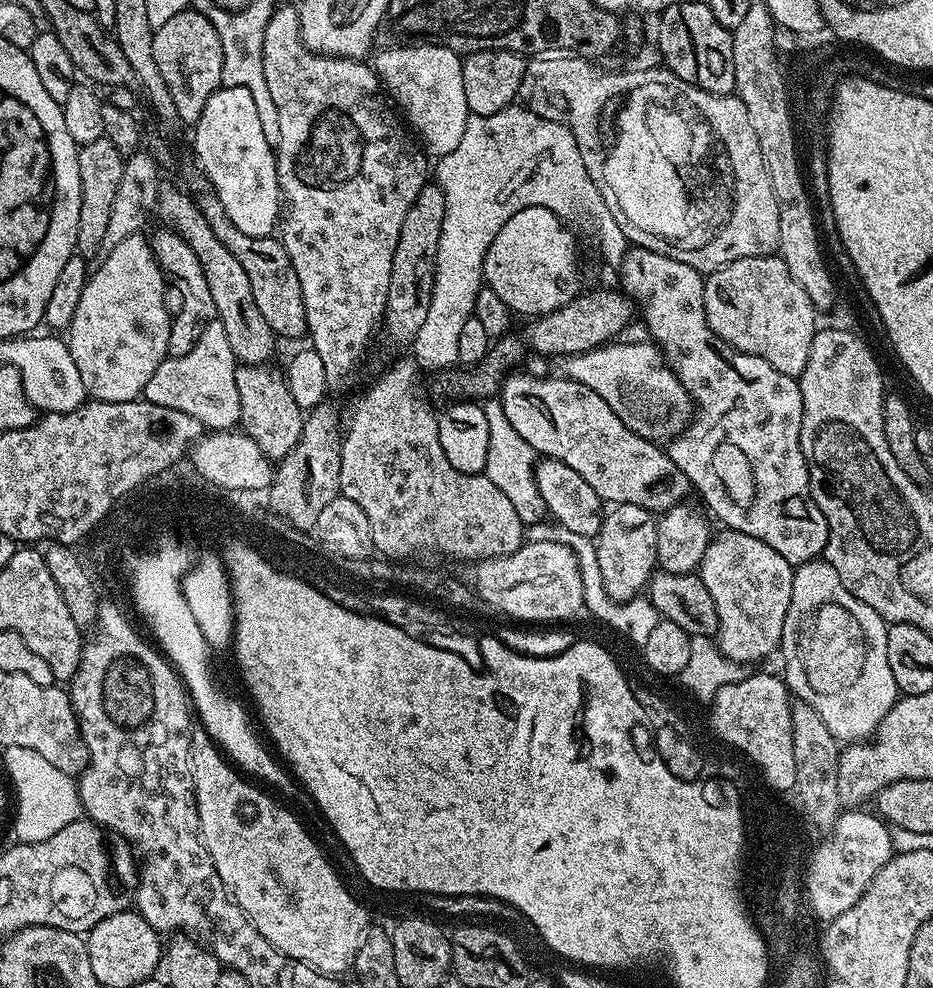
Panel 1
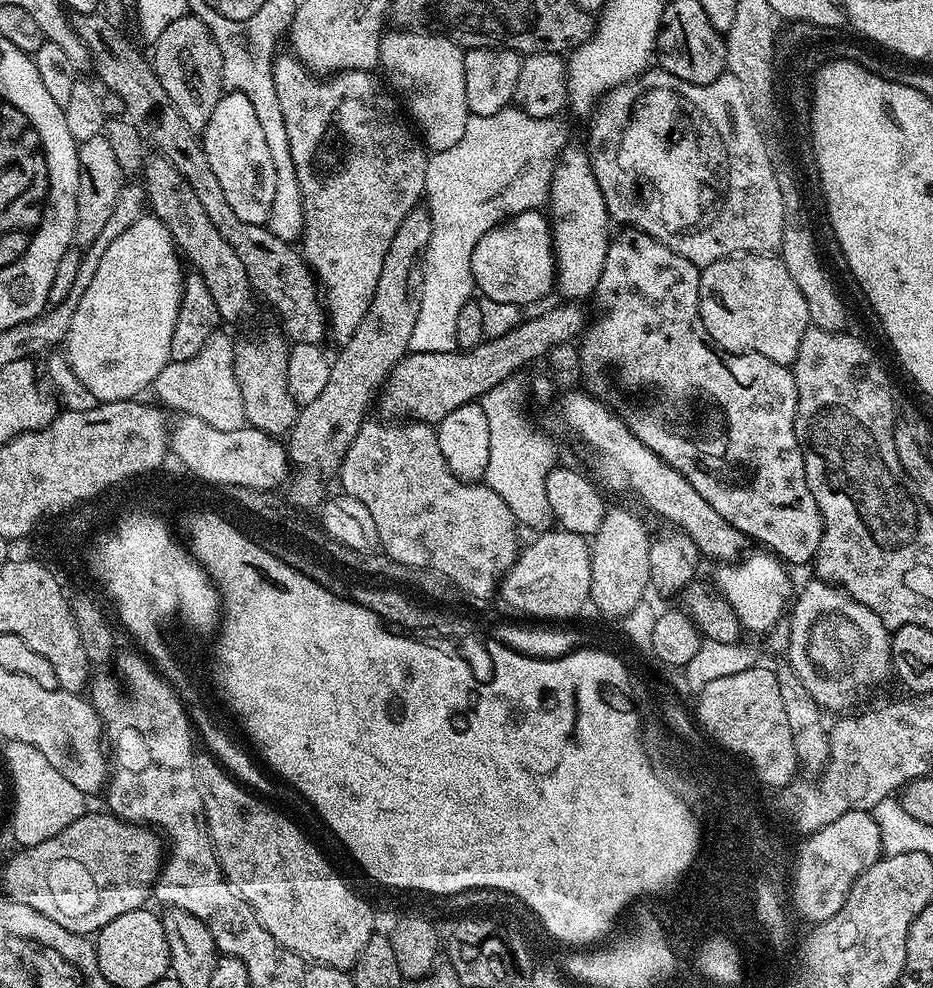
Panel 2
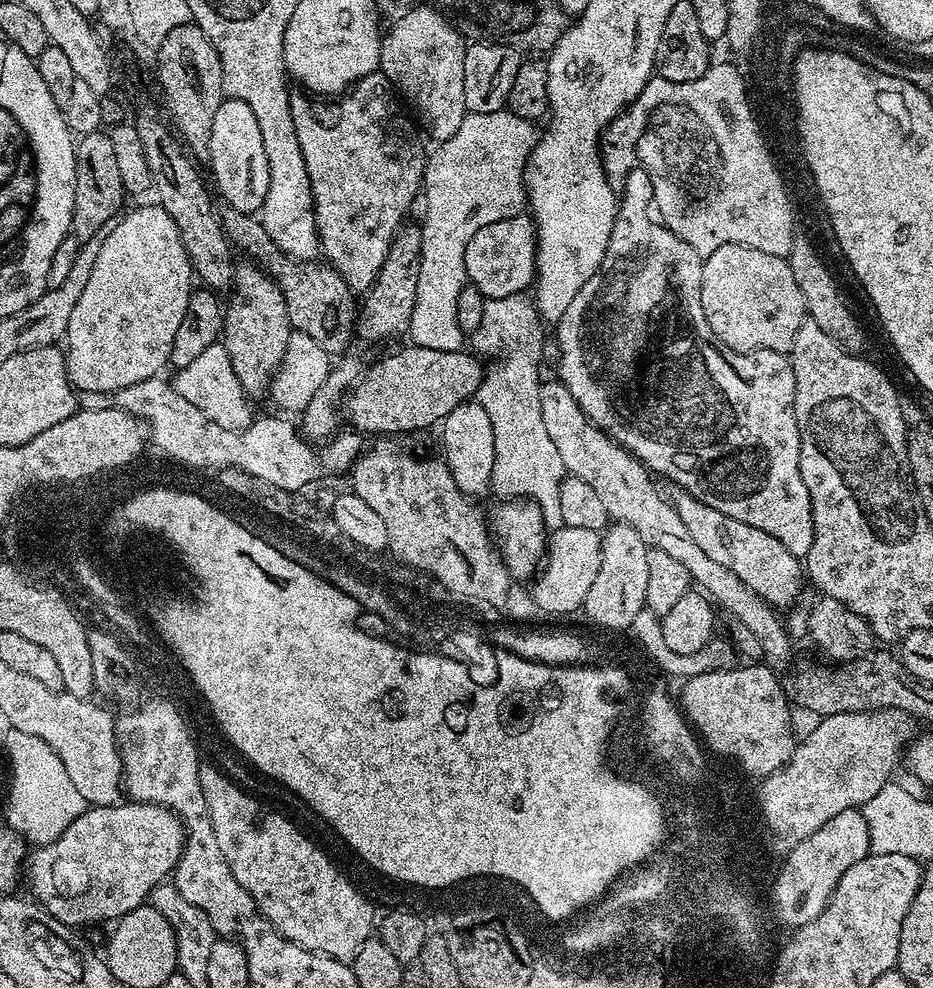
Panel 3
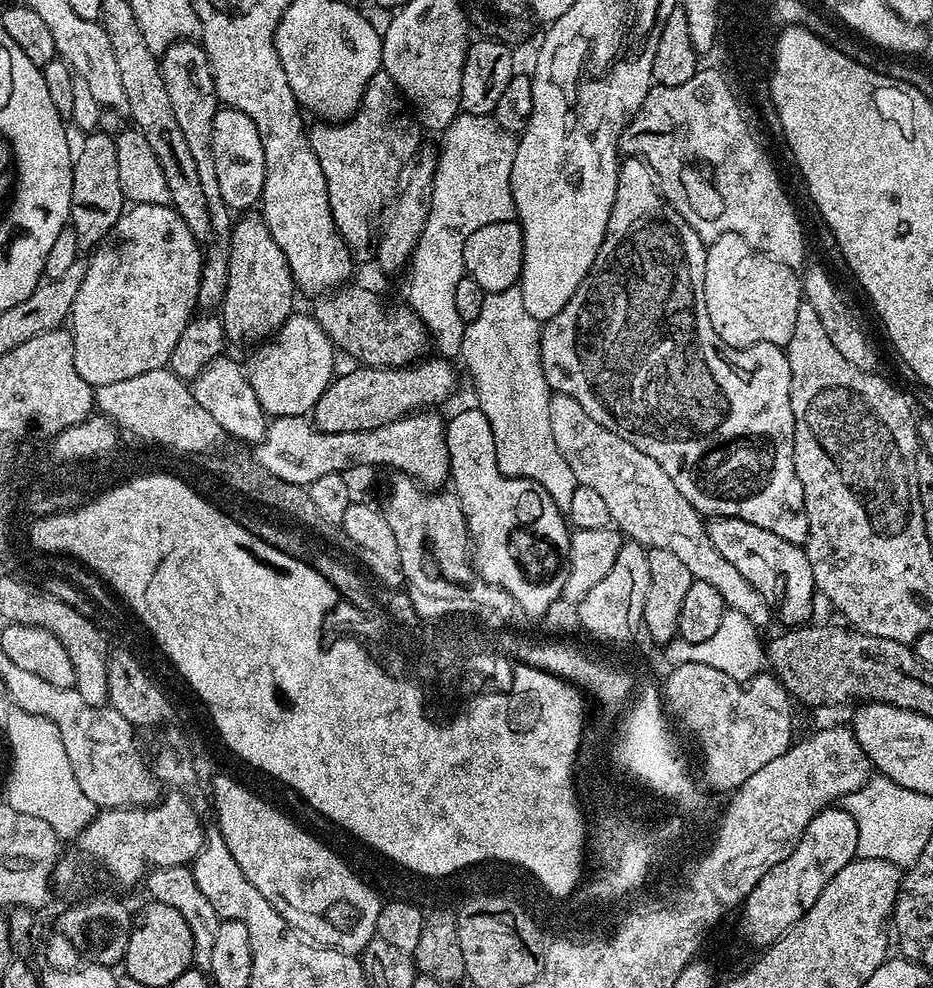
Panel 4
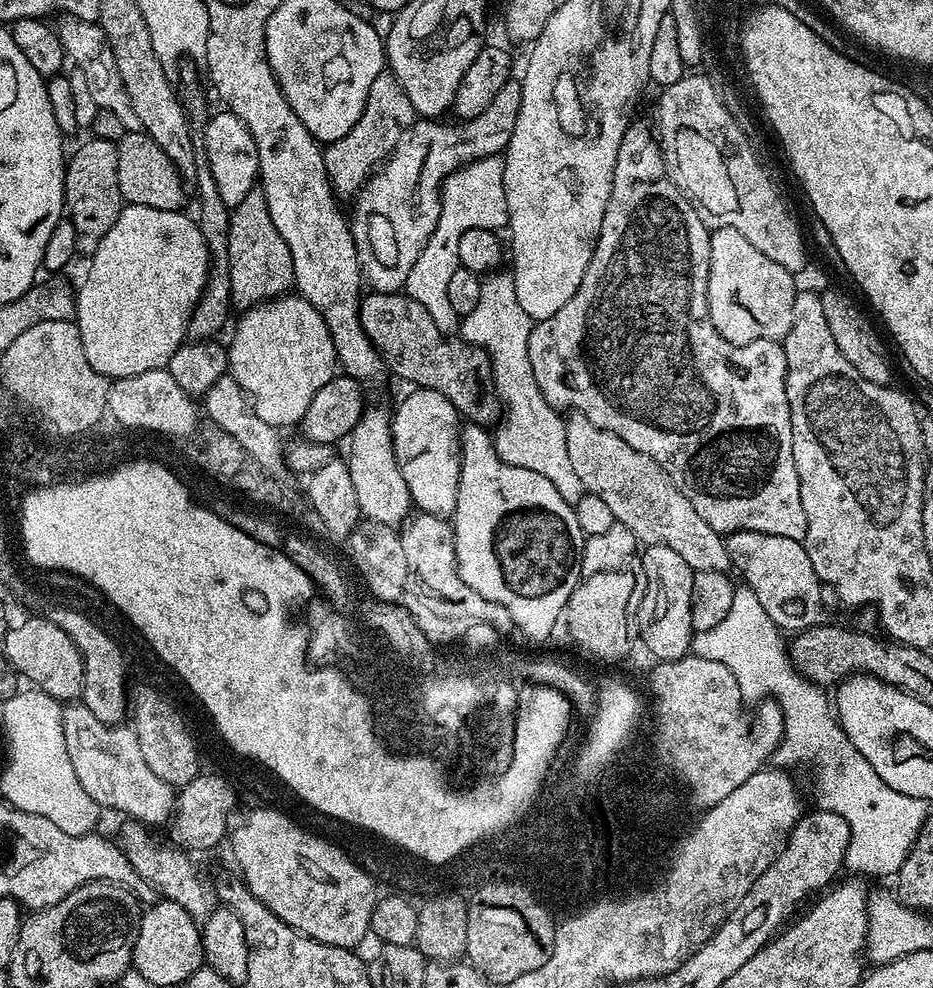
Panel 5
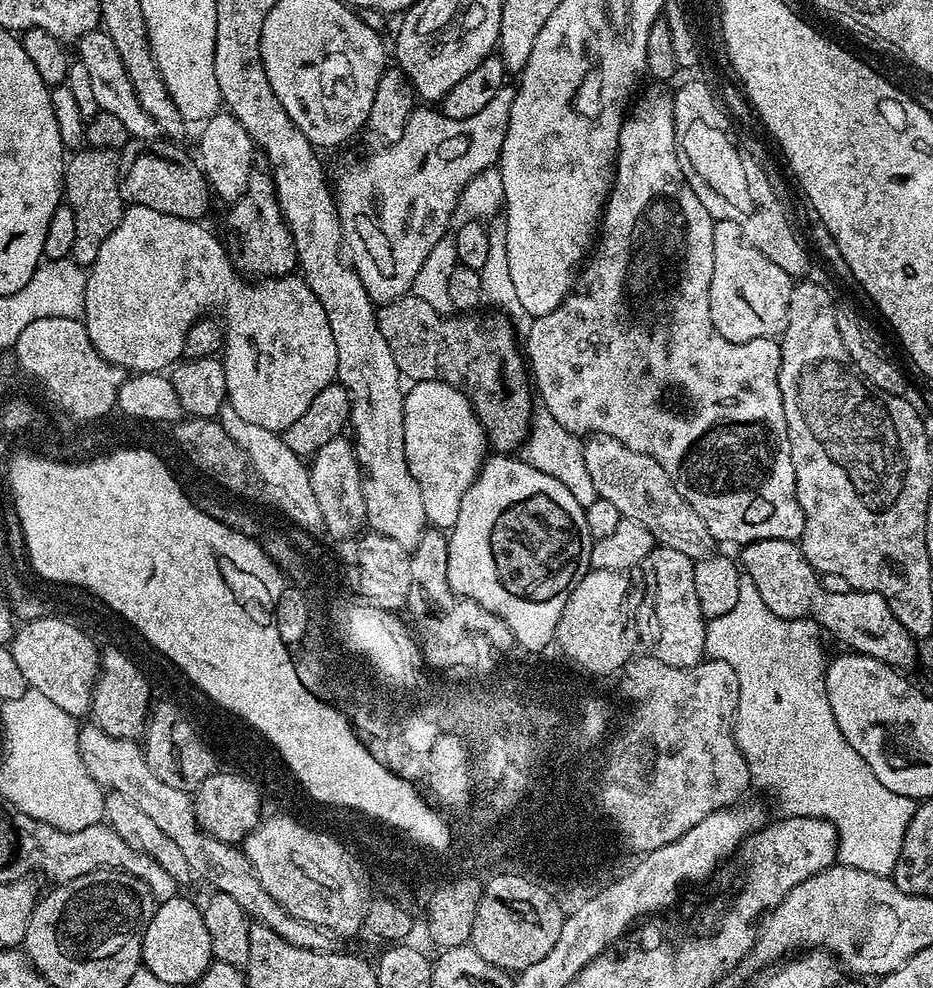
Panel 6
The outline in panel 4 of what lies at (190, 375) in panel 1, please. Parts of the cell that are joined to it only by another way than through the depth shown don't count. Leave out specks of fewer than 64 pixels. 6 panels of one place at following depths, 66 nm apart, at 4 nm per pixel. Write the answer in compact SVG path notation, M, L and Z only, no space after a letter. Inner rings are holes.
M221 354L202 374L198 374L196 379L191 381L190 387L194 398L198 398L198 406L203 406L210 413L210 418L222 426L225 437L233 436L236 440L252 440L259 442L266 434L270 420L262 410L258 402L258 394L248 381L248 373L236 360L231 360L228 354Z

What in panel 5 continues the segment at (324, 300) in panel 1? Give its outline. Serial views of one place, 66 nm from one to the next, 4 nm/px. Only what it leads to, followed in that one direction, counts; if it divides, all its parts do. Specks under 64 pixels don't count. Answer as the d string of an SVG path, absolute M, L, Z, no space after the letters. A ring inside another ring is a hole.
M391 70L380 72L378 78L374 78L374 86L370 86L362 118L354 122L350 134L338 138L324 148L326 174L337 197L355 197L373 172L395 152L417 119L414 106L410 106L410 98L406 98L406 90L402 90L402 82L398 82Z

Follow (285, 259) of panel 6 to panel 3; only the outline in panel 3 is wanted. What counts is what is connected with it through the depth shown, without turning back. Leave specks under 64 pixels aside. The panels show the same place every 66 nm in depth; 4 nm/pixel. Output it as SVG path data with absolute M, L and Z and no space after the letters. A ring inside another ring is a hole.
M236 264L236 297L229 304L227 301L224 308L222 343L226 354L230 354L230 366L234 366L238 382L242 382L242 390L256 398L269 395L294 329L282 290L263 267L252 264Z

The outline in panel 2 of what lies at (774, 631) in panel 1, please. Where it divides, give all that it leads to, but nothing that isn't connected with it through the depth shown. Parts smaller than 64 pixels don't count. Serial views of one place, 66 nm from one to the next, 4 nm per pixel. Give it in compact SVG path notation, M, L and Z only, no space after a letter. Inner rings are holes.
M768 550L756 551L760 552L750 553L749 551L747 555L735 562L721 563L717 567L720 569L716 572L715 587L733 607L734 614L739 618L740 627L745 633L770 631L779 622L780 615L783 612L785 615L794 596L792 580L787 572L789 569L785 567L780 557Z

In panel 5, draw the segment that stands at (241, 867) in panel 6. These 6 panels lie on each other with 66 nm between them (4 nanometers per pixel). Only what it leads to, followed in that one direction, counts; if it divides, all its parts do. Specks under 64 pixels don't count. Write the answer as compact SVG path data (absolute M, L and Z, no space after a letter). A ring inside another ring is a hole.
M83 702L69 703L63 713L66 754L70 754L70 766L74 766L74 774L78 774L78 782L82 782L88 797L101 809L125 812L125 817L139 820L141 824L167 825L176 811L177 793L173 785L162 782L146 766L135 731L98 722Z

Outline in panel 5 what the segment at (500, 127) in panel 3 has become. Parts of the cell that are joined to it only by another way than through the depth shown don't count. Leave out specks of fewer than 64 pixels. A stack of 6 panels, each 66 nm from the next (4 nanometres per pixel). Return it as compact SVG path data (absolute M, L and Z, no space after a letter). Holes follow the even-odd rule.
M487 156L481 160L472 160L448 175L440 190L438 226L434 226L434 234L430 234L426 246L422 246L422 254L418 254L418 262L414 262L404 283L403 291L407 296L414 298L418 306L424 307L426 314L434 318L434 326L438 326L438 330L445 334L455 333L462 319L454 310L448 292L454 270L461 267L458 242L462 234L475 228L500 230L507 225L508 207L503 185L503 166L504 161L500 156Z

